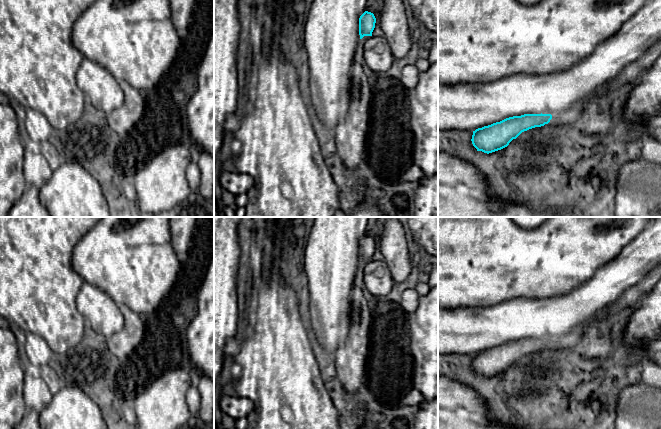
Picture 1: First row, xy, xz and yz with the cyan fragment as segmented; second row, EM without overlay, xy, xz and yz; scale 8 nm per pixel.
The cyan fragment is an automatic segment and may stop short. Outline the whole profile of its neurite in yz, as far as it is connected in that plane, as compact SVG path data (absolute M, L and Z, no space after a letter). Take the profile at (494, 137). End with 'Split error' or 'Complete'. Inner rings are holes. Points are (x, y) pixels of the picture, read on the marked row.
M586 98L565 112L558 114L524 114L506 118L473 131L472 144L477 151L492 153L501 150L516 139L522 132L535 127L548 124L552 119L556 124L572 123L579 117L580 103L585 103Z. Split error

